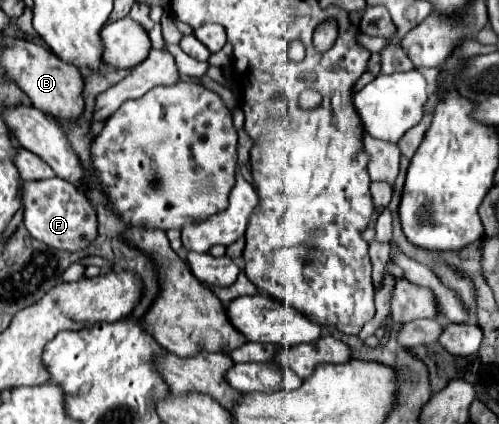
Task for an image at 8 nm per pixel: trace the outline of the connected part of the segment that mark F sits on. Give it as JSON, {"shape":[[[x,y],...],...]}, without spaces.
{"shape":[[[53,176],[47,180],[23,182],[21,192],[23,192],[25,228],[35,240],[51,248],[69,250],[69,252],[77,252],[89,246],[89,242],[97,234],[97,216],[85,194],[75,184],[59,176]]]}

